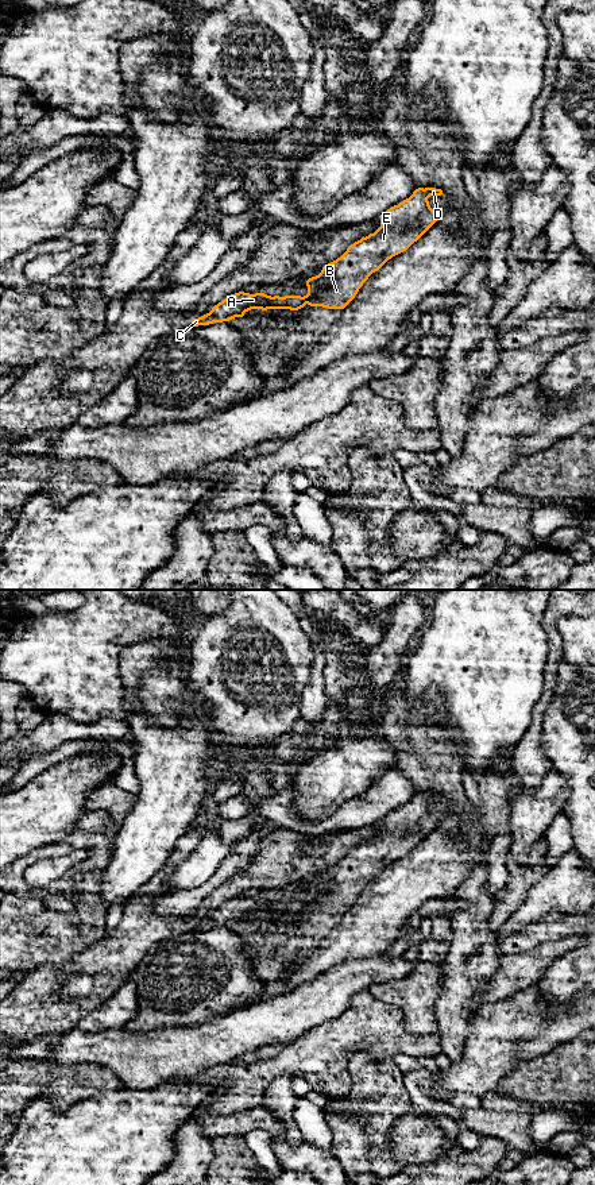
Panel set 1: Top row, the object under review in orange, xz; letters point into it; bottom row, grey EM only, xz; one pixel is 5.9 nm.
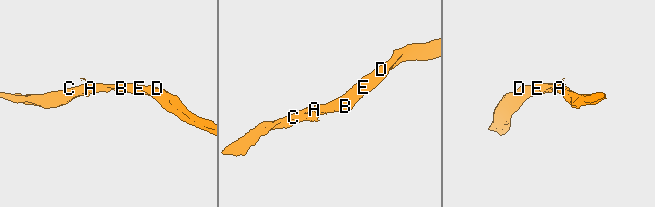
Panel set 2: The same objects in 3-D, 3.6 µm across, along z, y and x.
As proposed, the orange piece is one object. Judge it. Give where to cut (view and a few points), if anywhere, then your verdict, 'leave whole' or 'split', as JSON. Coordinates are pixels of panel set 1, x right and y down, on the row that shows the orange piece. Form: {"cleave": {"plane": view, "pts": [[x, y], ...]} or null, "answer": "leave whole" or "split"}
{"cleave": {"plane": "xz", "pts": [[302, 297], [306, 302]]}, "answer": "split"}

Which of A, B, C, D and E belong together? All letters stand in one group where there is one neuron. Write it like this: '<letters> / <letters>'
A C / B D E

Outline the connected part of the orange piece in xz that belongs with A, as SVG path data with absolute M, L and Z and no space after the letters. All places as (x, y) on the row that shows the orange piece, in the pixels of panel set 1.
M239 292L228 296L225 300L212 308L212 310L198 319L193 319L193 327L209 325L213 323L229 321L235 317L243 317L251 309L290 309L298 310L306 305L301 296L268 297L264 293Z

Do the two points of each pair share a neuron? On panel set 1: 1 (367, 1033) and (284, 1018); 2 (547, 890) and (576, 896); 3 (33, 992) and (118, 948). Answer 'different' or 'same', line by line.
1: different
2: same
3: same

